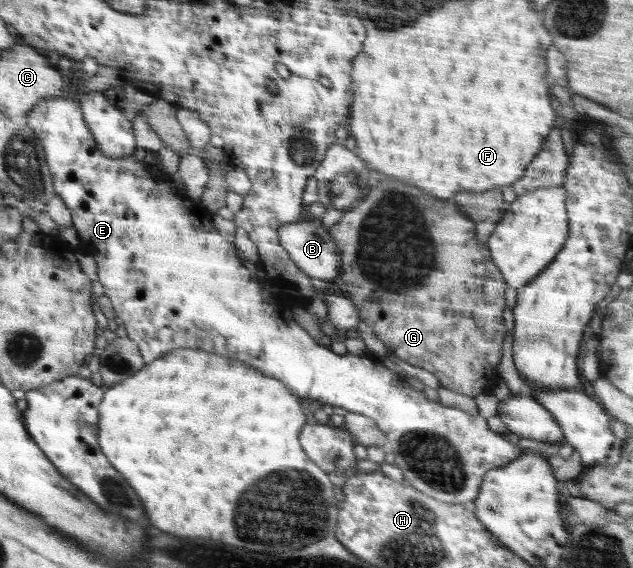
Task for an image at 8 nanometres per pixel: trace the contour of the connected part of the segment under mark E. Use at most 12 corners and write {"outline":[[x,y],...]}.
{"outline":[[75,95],[21,120],[147,364],[202,349],[370,417],[406,484],[478,497],[521,450],[336,355]]}

